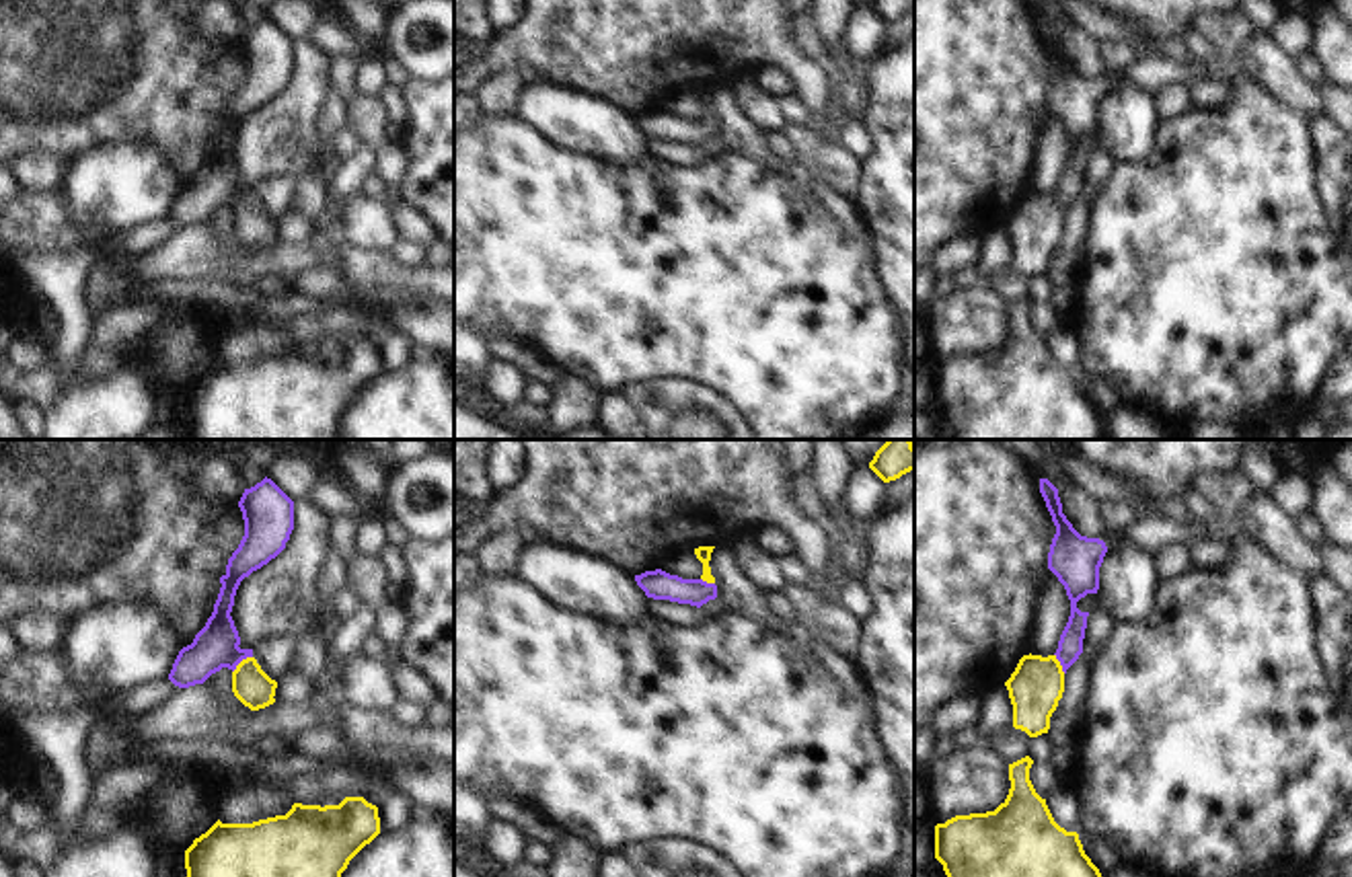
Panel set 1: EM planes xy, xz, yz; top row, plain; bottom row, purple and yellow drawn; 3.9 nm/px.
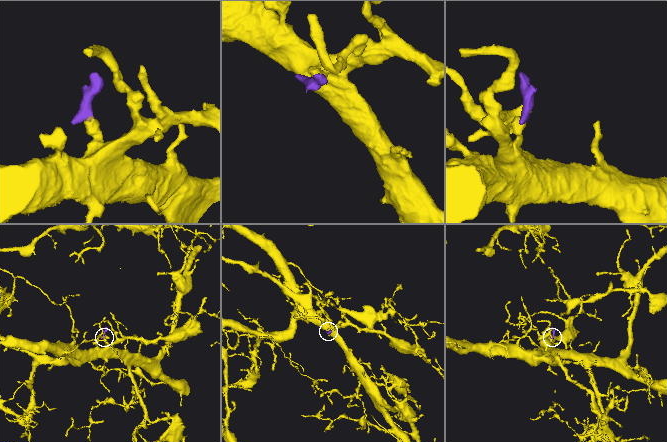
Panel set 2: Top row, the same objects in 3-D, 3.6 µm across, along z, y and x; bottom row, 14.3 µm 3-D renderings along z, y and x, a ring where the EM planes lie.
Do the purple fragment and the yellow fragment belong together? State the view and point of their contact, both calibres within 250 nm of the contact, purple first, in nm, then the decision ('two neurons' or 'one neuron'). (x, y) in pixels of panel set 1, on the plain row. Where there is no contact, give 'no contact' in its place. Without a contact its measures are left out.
contact xy (241, 200); calibres 180 and 150 nm; one neuron

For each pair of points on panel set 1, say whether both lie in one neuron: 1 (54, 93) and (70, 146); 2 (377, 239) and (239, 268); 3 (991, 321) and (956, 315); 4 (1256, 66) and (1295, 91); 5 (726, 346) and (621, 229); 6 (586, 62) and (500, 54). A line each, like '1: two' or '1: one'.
1: one
2: two
3: one
4: one
5: one
6: one

